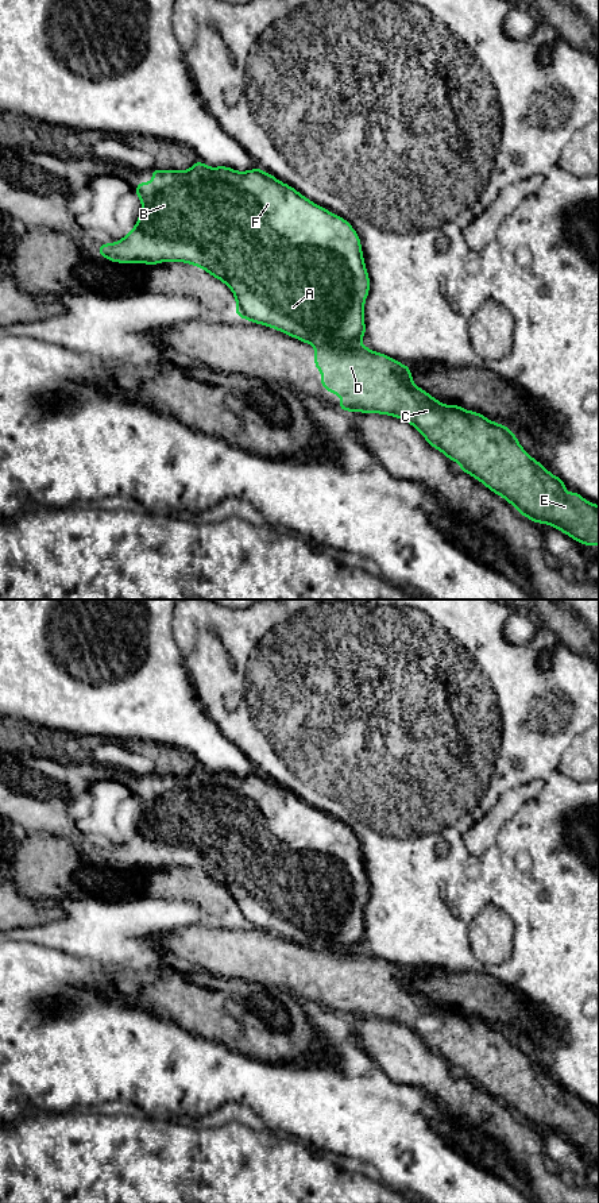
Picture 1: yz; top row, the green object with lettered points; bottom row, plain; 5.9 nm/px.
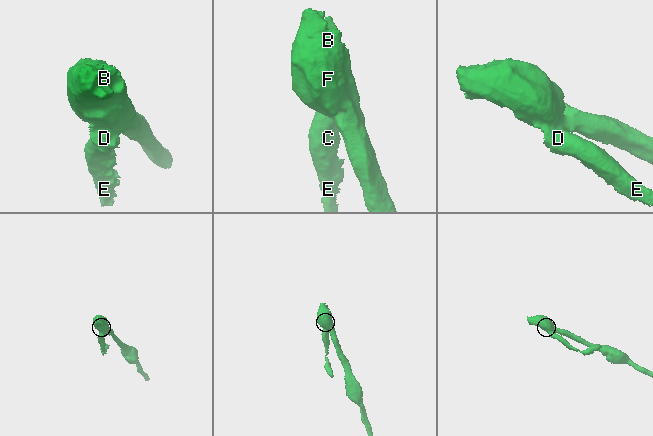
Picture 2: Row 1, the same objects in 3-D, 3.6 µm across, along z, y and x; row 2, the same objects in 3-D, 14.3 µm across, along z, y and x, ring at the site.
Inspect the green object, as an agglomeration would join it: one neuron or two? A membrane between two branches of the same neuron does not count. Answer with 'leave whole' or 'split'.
split

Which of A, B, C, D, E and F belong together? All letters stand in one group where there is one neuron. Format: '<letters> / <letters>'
A B F / C D E

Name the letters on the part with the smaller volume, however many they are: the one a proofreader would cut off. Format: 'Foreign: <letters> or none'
Foreign: C, D, E

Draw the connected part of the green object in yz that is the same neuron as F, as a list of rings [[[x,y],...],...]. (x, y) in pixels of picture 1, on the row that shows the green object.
[[[200,159],[189,170],[159,170],[152,167],[151,182],[138,182],[135,193],[142,201],[142,213],[135,227],[119,242],[104,243],[97,252],[108,261],[117,263],[146,263],[158,265],[161,262],[185,262],[201,267],[215,278],[224,282],[233,293],[236,300],[235,315],[239,317],[278,329],[291,338],[312,346],[331,348],[348,347],[358,344],[366,336],[364,302],[370,292],[370,277],[364,265],[362,243],[358,232],[343,217],[333,215],[328,209],[312,203],[294,188],[281,182],[262,169],[237,171],[227,166],[209,167]]]

